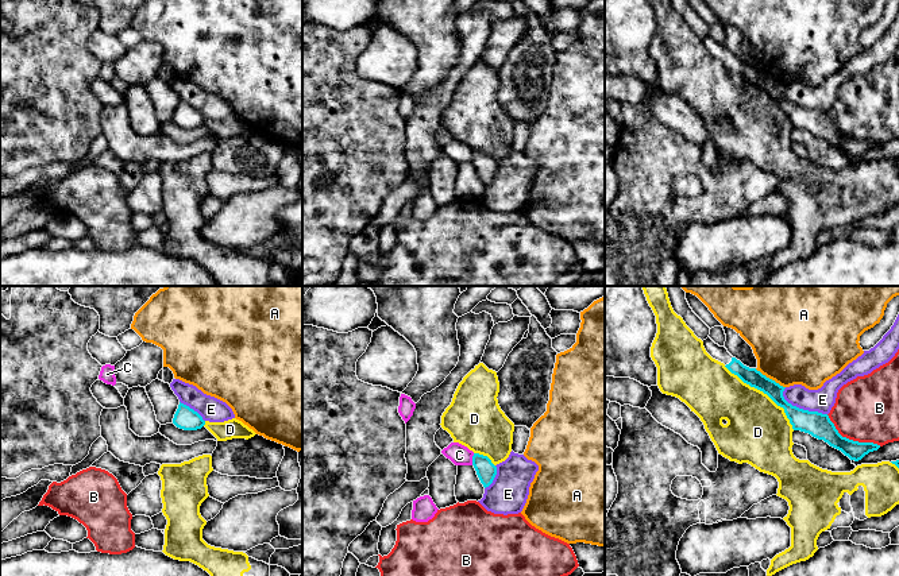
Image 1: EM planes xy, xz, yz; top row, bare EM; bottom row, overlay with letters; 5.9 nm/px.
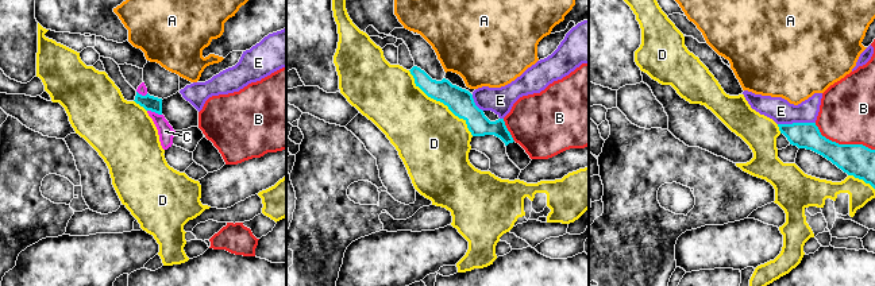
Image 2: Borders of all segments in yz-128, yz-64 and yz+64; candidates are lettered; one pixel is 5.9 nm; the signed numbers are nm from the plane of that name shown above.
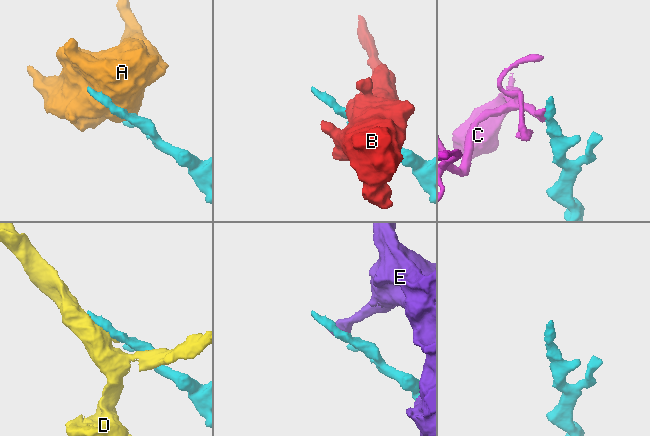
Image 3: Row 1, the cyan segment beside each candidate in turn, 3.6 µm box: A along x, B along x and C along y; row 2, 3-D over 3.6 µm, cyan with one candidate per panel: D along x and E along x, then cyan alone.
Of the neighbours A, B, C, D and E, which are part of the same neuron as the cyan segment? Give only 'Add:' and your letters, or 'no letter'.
Add: no letter

